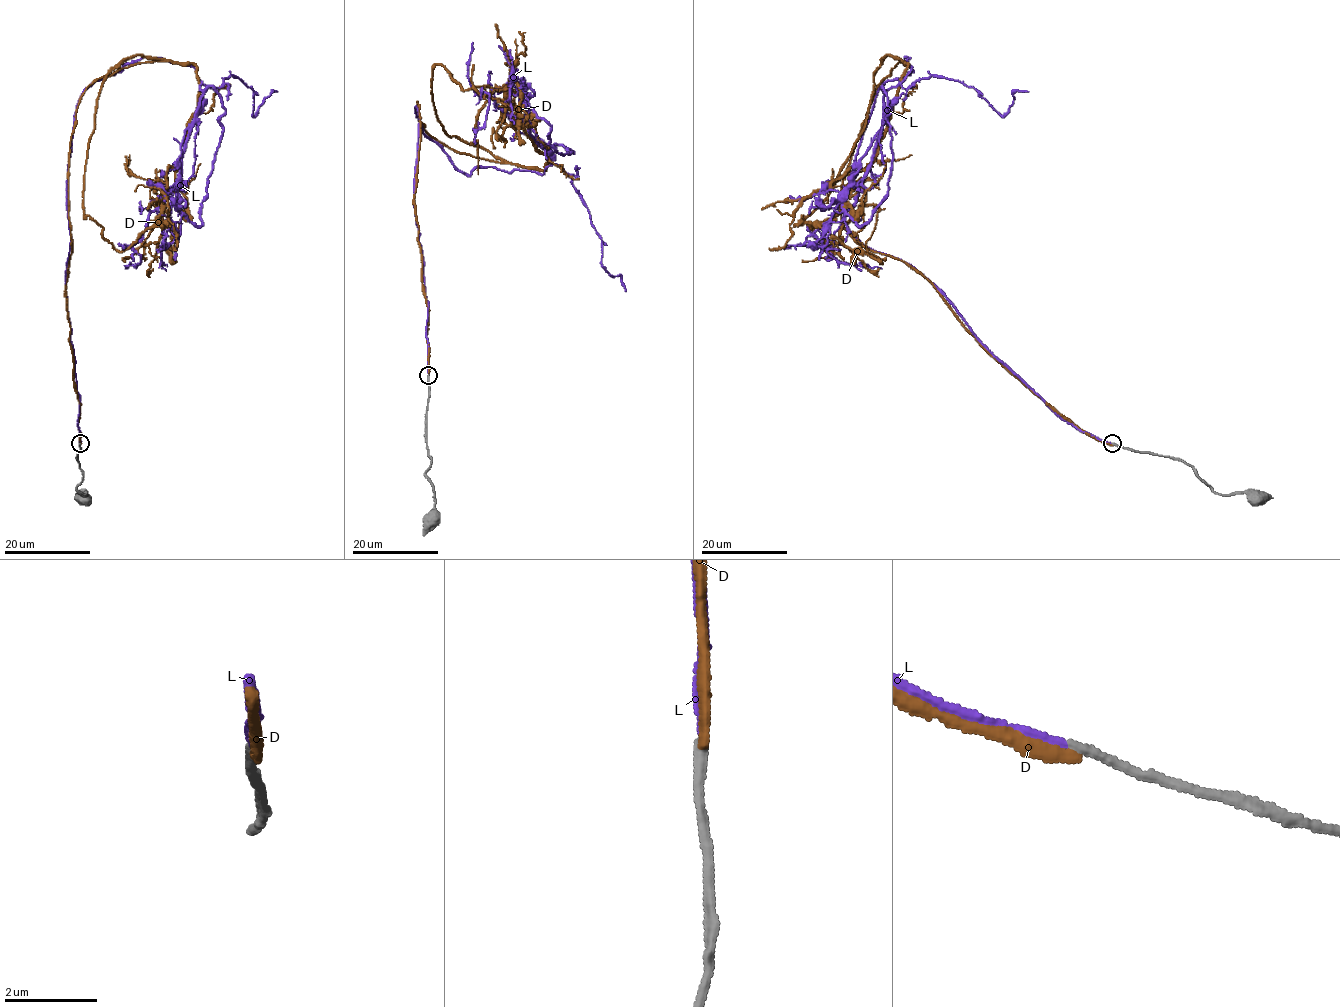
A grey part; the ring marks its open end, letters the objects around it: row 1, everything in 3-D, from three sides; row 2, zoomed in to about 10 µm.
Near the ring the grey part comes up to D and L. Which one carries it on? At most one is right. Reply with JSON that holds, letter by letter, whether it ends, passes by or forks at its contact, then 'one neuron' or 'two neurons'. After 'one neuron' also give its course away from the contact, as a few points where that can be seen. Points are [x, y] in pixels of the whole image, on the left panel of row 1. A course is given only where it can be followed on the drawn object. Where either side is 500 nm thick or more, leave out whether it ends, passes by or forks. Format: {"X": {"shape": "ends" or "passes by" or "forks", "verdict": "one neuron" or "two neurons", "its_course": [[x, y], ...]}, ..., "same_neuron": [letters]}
{"D": {"shape": "ends", "verdict": "two neurons"}, "L": {"shape": "ends", "verdict": "one neuron", "its_course": [[80, 443], [65, 283], [73, 116], [81, 93], [125, 65], [190, 65], [202, 96], [182, 175], [126, 268]]}, "same_neuron": ["L"]}

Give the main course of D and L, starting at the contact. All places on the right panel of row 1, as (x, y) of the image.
D: (1113, 444), (843, 225), (843, 174), (901, 60), (866, 191), (820, 226), (882, 264)
L: (1112, 443), (850, 231), (853, 160), (904, 57), (830, 252), (881, 268)

